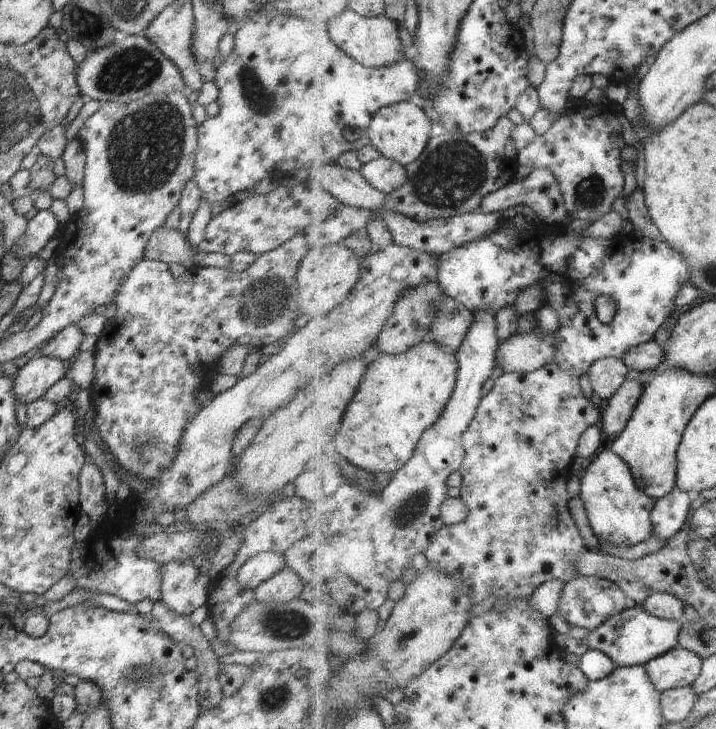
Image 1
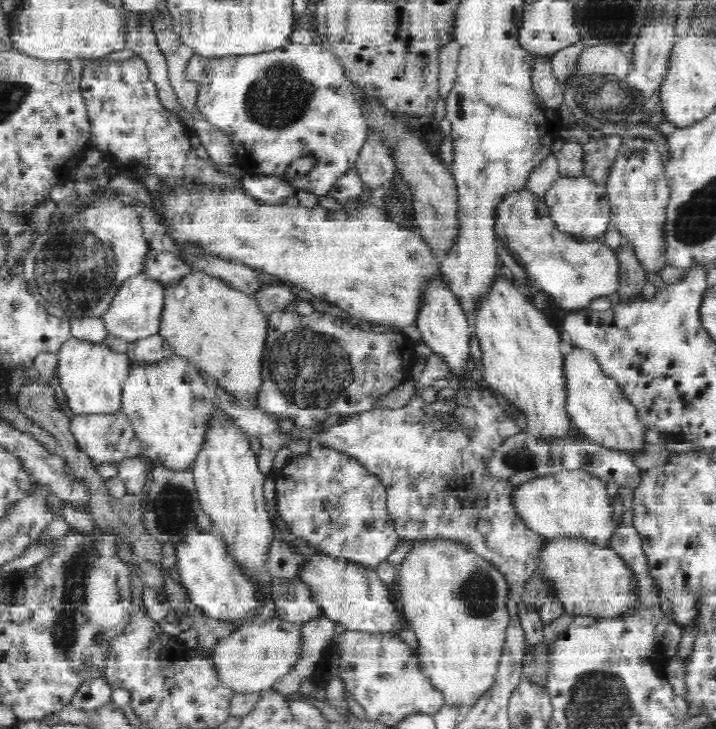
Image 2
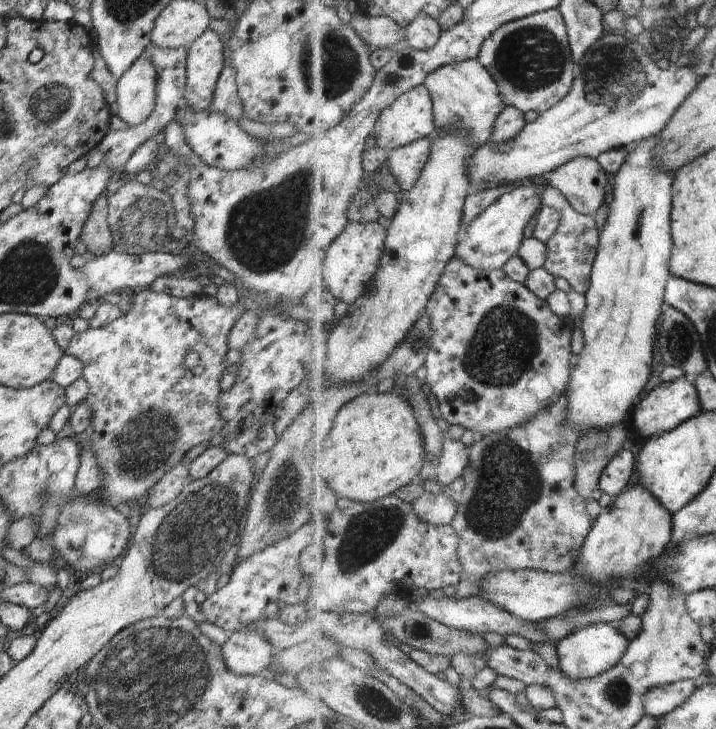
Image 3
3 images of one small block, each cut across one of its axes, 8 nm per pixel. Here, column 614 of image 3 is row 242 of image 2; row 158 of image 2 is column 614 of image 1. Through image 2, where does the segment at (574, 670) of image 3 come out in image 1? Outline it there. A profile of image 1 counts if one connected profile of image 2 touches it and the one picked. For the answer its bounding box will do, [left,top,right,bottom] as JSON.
[587,605,687,667]

